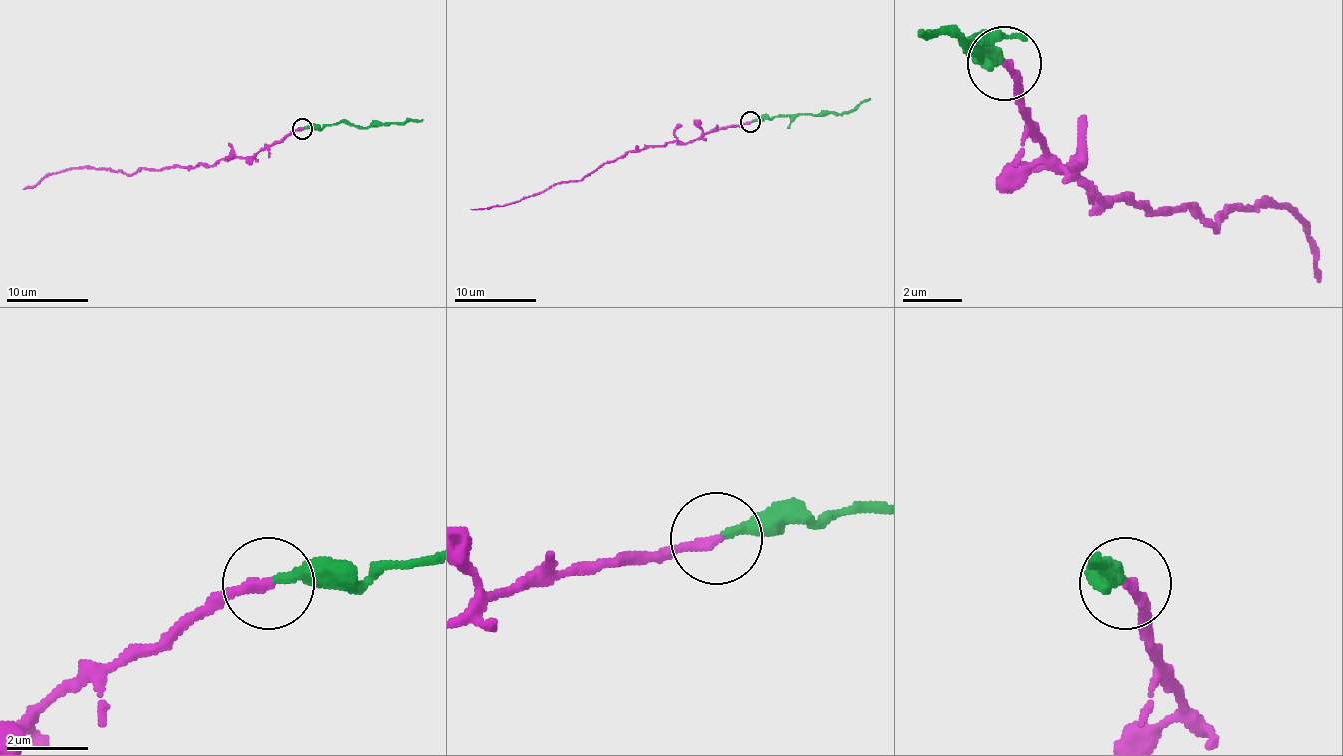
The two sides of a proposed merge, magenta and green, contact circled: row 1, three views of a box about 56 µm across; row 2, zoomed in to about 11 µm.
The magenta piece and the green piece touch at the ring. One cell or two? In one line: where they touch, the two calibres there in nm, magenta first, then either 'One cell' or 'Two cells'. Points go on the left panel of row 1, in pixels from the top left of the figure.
Place: (302, 128). Thickness 280 nm (magenta) against 260 nm. One cell

